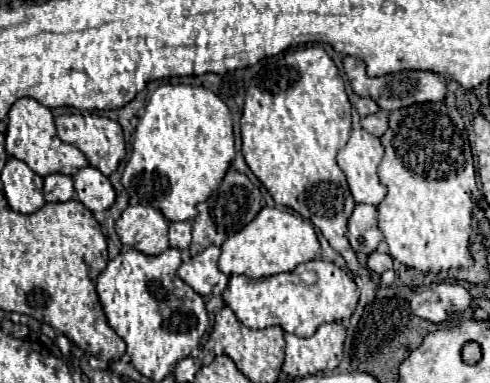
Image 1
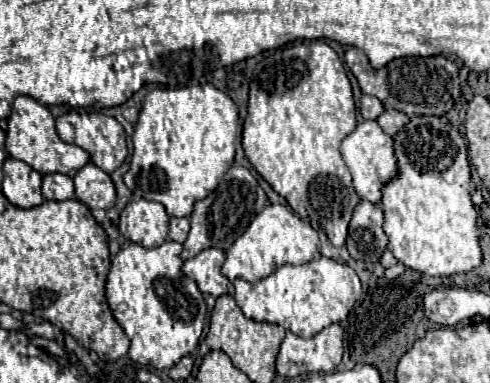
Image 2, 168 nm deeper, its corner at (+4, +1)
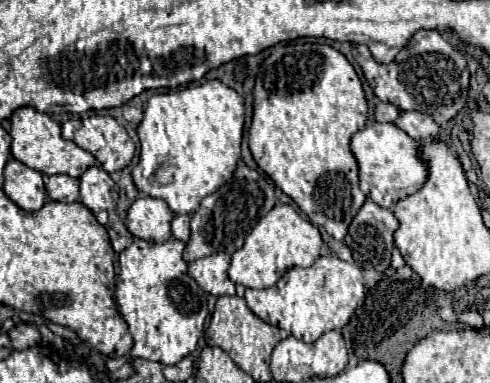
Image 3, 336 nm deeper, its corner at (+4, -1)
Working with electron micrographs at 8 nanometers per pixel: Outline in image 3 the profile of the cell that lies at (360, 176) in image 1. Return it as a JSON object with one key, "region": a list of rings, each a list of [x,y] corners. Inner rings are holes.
{"region":[[[369,124],[351,138],[351,152],[359,166],[359,188],[375,204],[391,208],[397,200],[417,192],[425,184],[425,164],[417,158],[419,142],[393,124]]]}

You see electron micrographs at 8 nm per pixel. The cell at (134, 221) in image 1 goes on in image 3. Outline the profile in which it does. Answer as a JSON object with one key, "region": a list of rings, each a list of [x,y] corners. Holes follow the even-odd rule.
{"region":[[[137,198],[131,208],[127,210],[125,226],[127,230],[141,240],[161,244],[163,240],[171,238],[171,220],[173,212],[163,200],[157,198]]]}

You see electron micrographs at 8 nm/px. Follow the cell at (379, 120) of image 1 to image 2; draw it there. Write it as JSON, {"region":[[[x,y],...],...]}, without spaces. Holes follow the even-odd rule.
{"region":[[[385,110],[379,118],[377,118],[379,126],[389,134],[389,136],[395,136],[407,122],[409,122],[409,116],[403,114],[403,112],[397,112],[397,110]]]}

